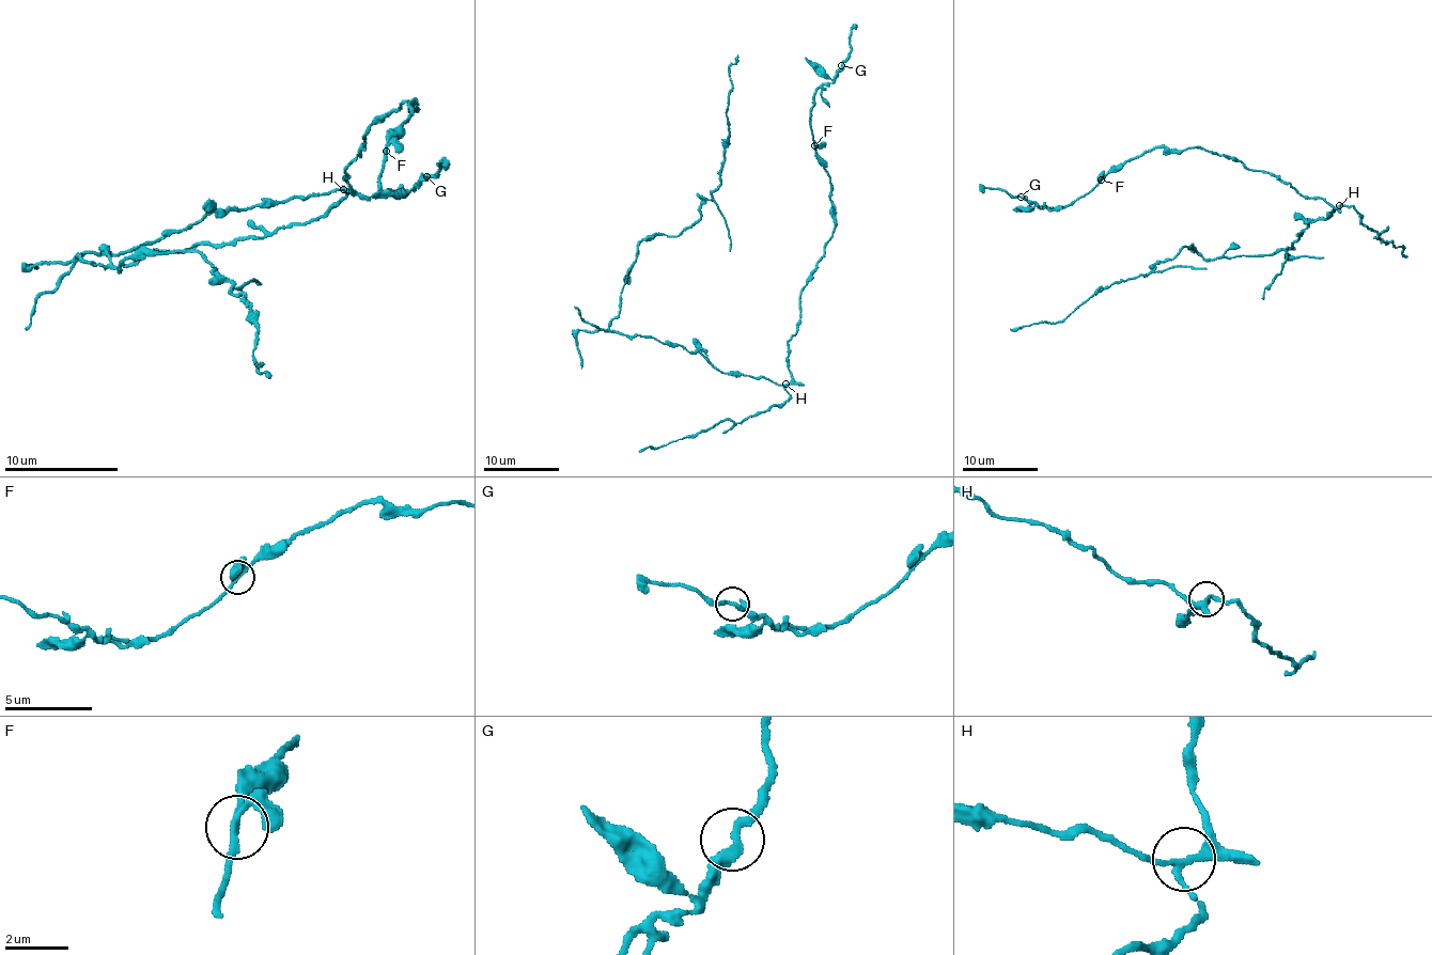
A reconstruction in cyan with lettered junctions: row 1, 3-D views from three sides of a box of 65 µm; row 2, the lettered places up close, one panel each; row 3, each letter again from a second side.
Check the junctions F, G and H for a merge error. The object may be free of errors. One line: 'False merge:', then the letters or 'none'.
False merge: H

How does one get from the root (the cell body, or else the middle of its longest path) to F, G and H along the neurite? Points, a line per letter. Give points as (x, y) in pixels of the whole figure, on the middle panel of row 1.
F: (726, 373), (779, 385), (792, 379), (788, 341), (799, 319), (799, 292), (834, 229), (830, 175), (814, 145)
G: (726, 373), (792, 379), (799, 292), (834, 229), (811, 109), (841, 65)
H: (726, 373), (765, 377), (787, 385)

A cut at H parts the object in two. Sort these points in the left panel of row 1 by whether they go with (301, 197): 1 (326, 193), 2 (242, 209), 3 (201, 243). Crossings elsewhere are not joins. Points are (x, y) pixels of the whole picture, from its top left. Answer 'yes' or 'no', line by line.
1: yes
2: yes
3: no

